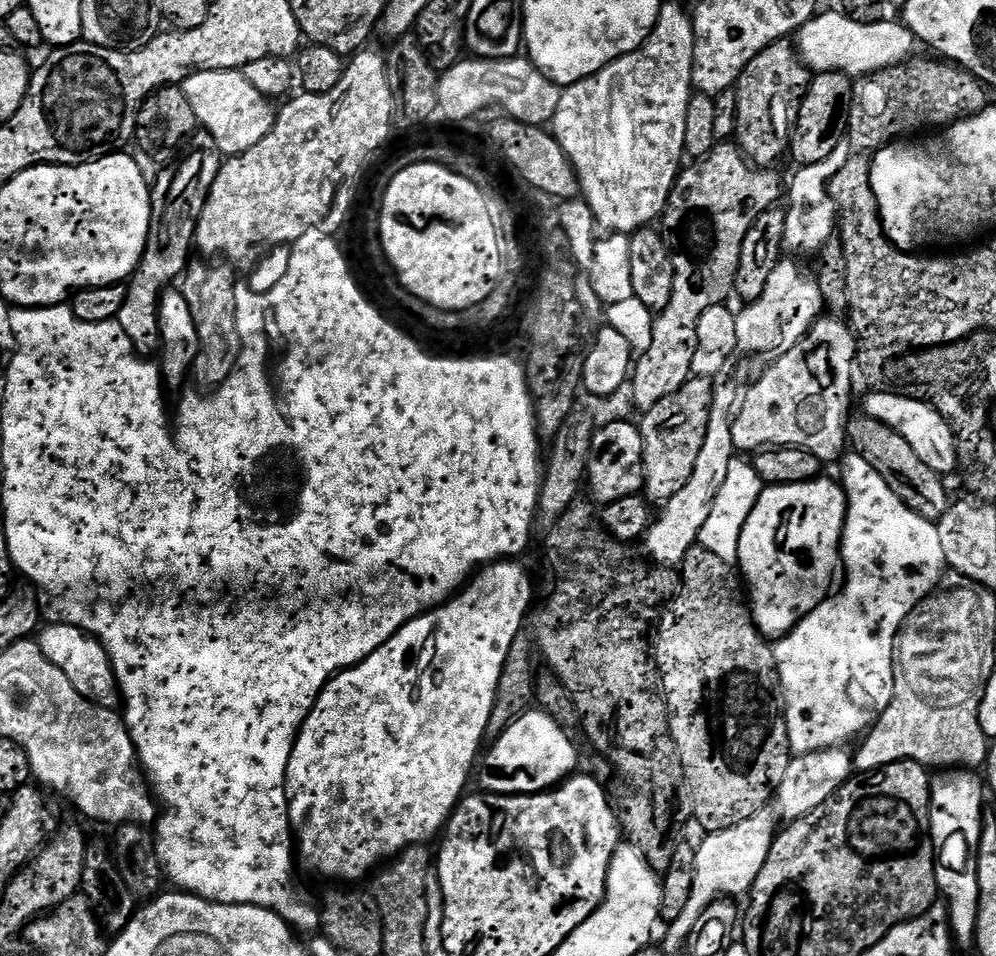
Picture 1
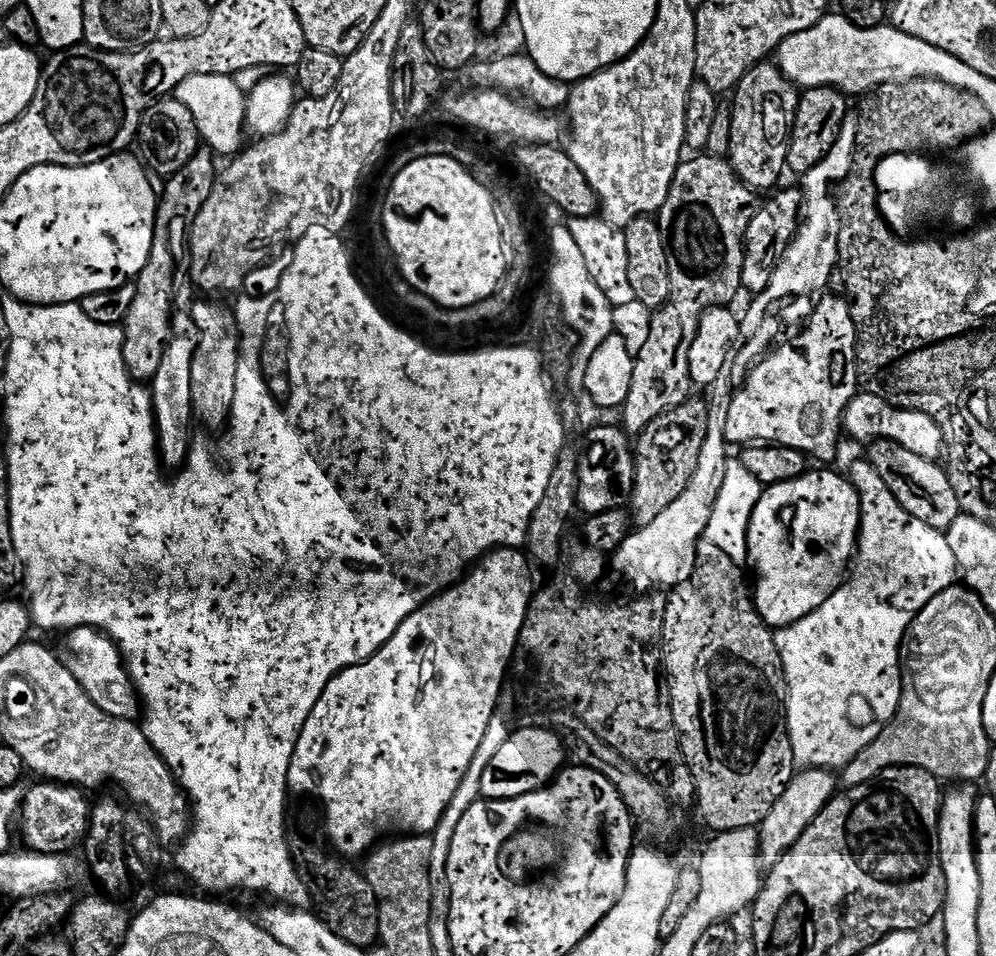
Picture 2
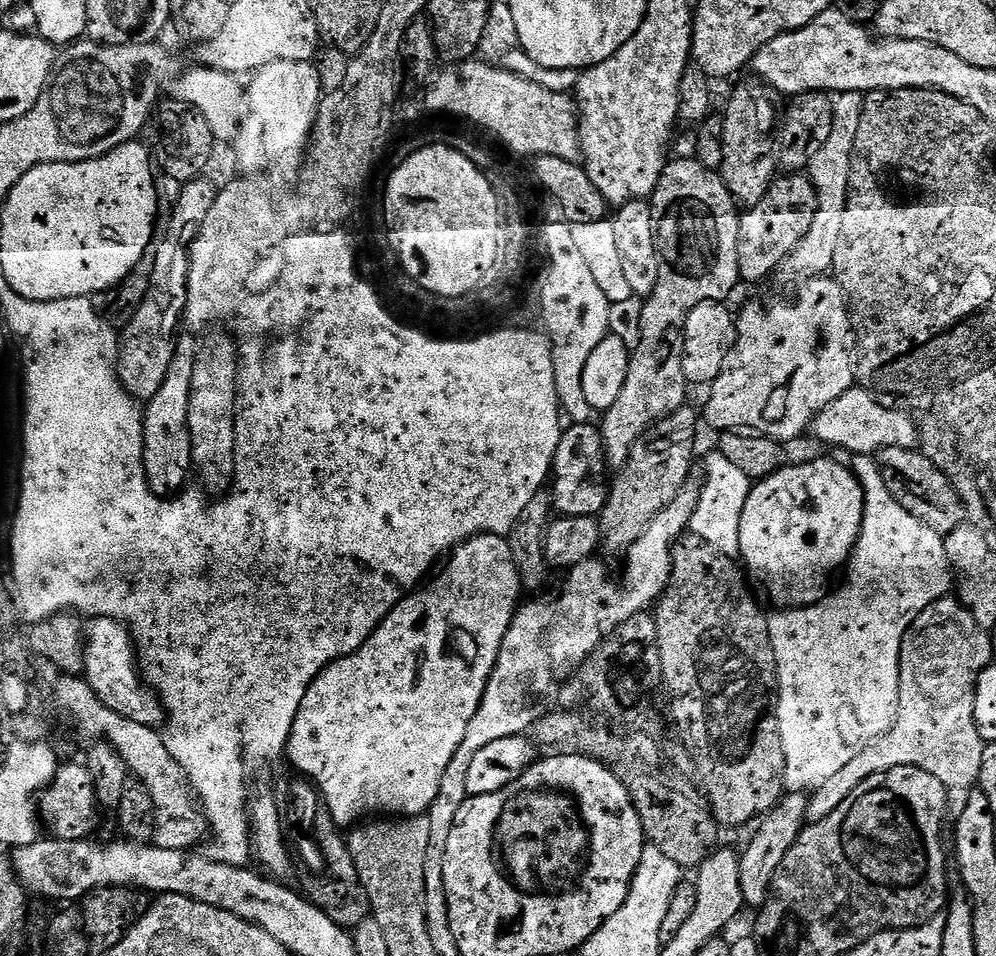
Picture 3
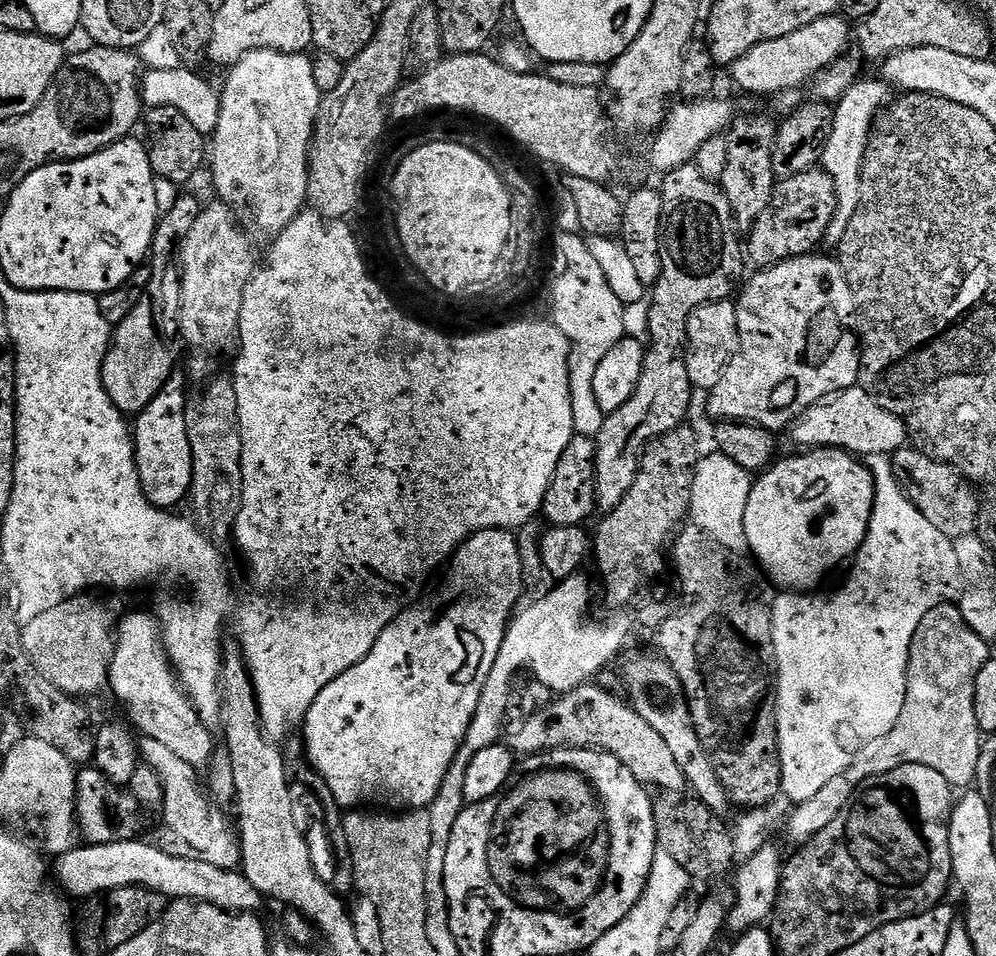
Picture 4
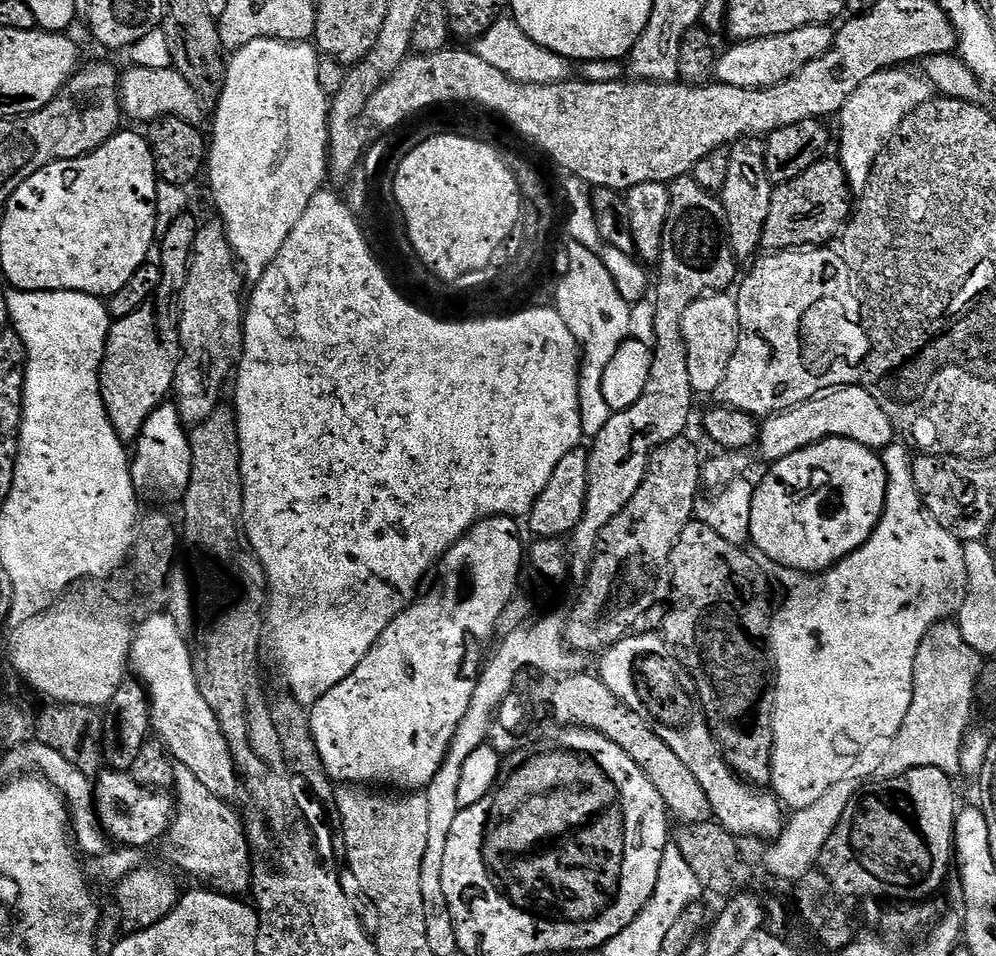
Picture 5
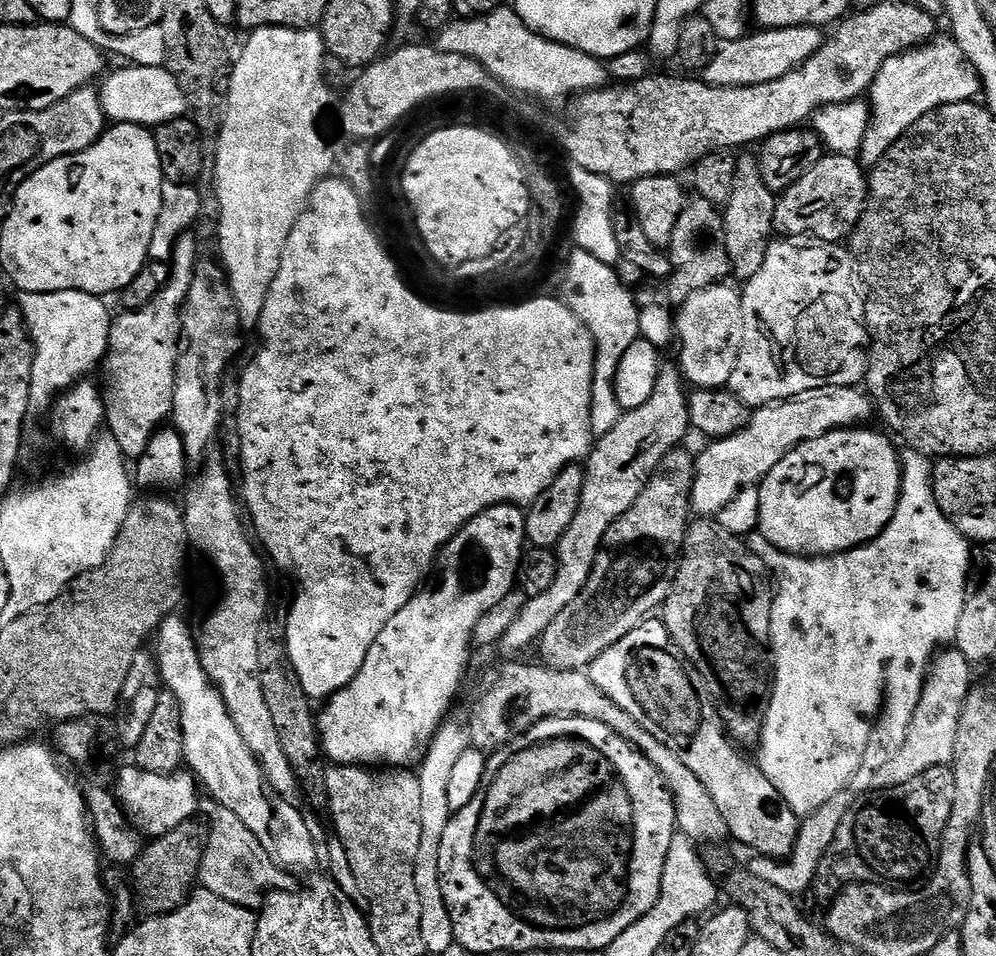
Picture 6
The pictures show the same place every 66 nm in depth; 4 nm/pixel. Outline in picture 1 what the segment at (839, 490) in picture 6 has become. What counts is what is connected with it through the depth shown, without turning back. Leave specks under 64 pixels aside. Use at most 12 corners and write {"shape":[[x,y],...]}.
{"shape":[[837,481],[765,487],[741,530],[752,623],[787,636],[833,591]]}

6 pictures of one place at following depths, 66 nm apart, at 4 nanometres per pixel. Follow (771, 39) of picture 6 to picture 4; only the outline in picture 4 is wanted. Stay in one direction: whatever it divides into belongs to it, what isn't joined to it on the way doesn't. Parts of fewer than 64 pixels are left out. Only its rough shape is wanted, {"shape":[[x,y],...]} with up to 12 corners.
{"shape":[[843,15],[746,50],[732,80],[756,96],[805,87],[850,48]]}

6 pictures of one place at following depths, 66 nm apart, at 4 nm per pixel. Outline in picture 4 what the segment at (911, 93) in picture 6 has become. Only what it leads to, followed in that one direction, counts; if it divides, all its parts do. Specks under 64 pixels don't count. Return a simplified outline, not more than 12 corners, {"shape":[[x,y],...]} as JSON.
{"shape":[[857,79],[834,108],[822,167],[834,182],[827,243],[862,198],[862,162],[890,103],[883,79]]}

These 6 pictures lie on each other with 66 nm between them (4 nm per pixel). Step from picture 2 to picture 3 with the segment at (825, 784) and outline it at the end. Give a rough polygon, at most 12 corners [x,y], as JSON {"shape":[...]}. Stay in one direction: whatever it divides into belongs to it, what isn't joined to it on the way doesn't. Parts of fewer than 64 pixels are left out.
{"shape":[[789,791],[759,821],[740,856],[750,909],[772,894],[782,858],[808,820],[809,797]]}

